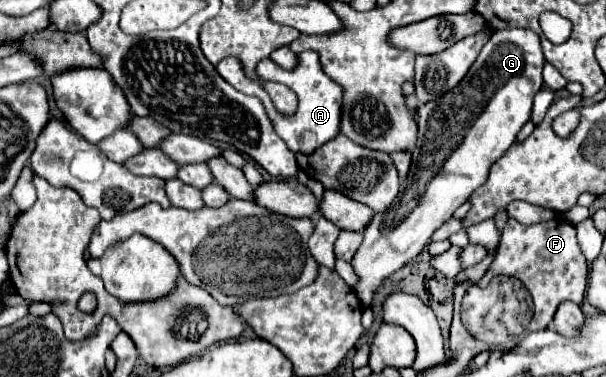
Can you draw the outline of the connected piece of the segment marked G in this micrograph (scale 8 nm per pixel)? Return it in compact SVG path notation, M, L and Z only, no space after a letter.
M507 28L507 30L495 30L489 38L489 42L483 46L481 54L465 74L465 78L455 86L455 90L449 90L445 96L427 102L419 106L419 138L417 146L413 150L413 162L409 176L405 178L405 186L399 188L399 196L387 206L387 210L375 214L371 222L367 224L367 230L363 232L363 244L359 246L353 268L359 274L361 282L357 286L357 296L361 298L361 304L367 308L371 304L375 288L381 284L383 278L397 272L403 264L411 262L419 256L419 252L429 242L431 234L447 222L453 212L469 200L469 196L481 188L487 182L491 166L509 150L509 146L515 142L517 132L521 126L531 118L531 106L533 96L543 88L543 52L539 44L539 36L529 28Z

